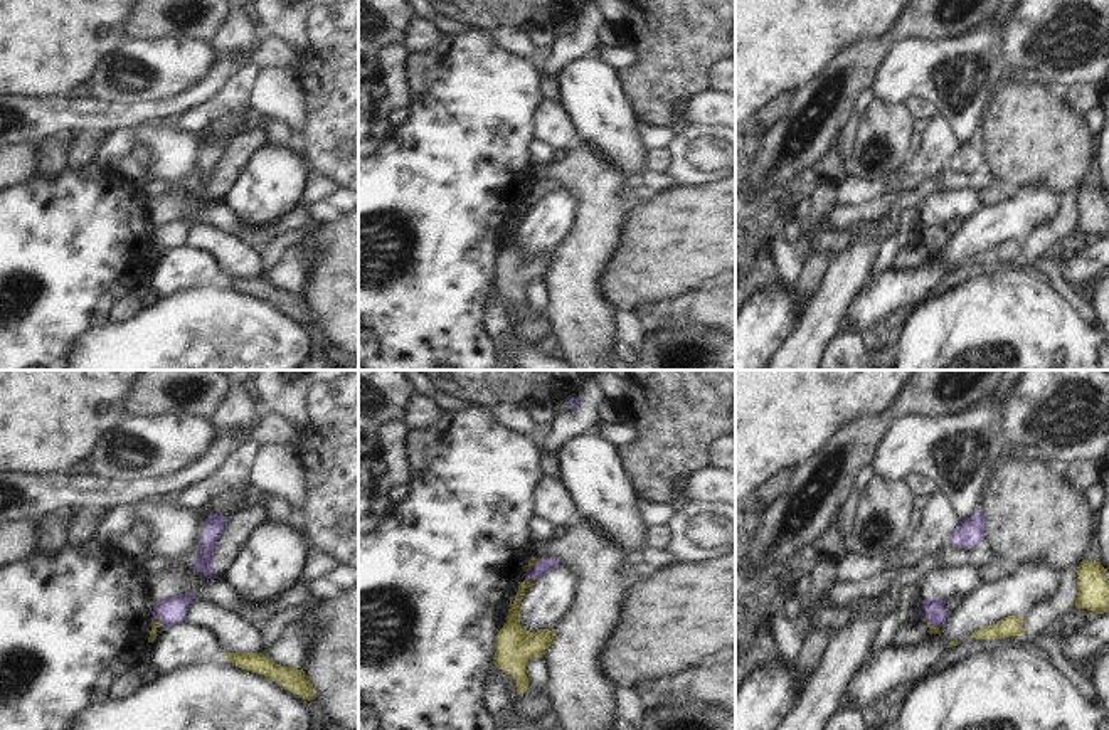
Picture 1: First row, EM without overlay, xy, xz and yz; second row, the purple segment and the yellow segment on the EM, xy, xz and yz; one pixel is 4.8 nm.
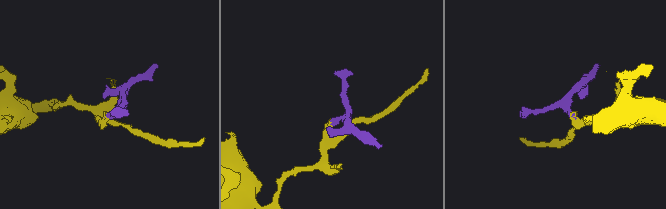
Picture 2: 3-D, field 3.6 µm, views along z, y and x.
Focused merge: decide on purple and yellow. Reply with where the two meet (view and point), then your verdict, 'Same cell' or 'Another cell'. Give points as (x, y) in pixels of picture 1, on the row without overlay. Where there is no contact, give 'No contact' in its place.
Touches purple at xy (159, 244). Another cell

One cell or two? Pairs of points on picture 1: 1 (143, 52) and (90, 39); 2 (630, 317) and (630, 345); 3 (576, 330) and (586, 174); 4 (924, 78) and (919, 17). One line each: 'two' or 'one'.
1: two
2: one
3: one
4: two

